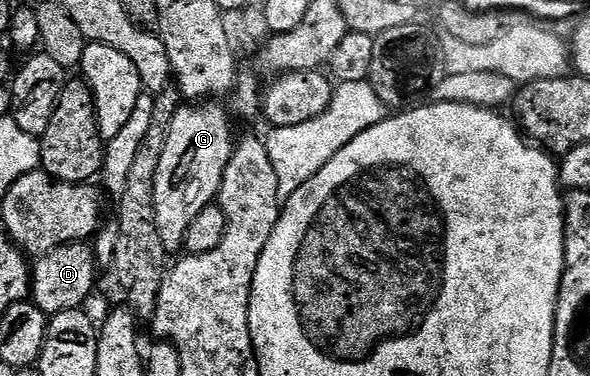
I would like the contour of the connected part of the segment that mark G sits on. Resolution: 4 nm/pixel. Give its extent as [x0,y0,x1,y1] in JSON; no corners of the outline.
[154,102,236,254]

